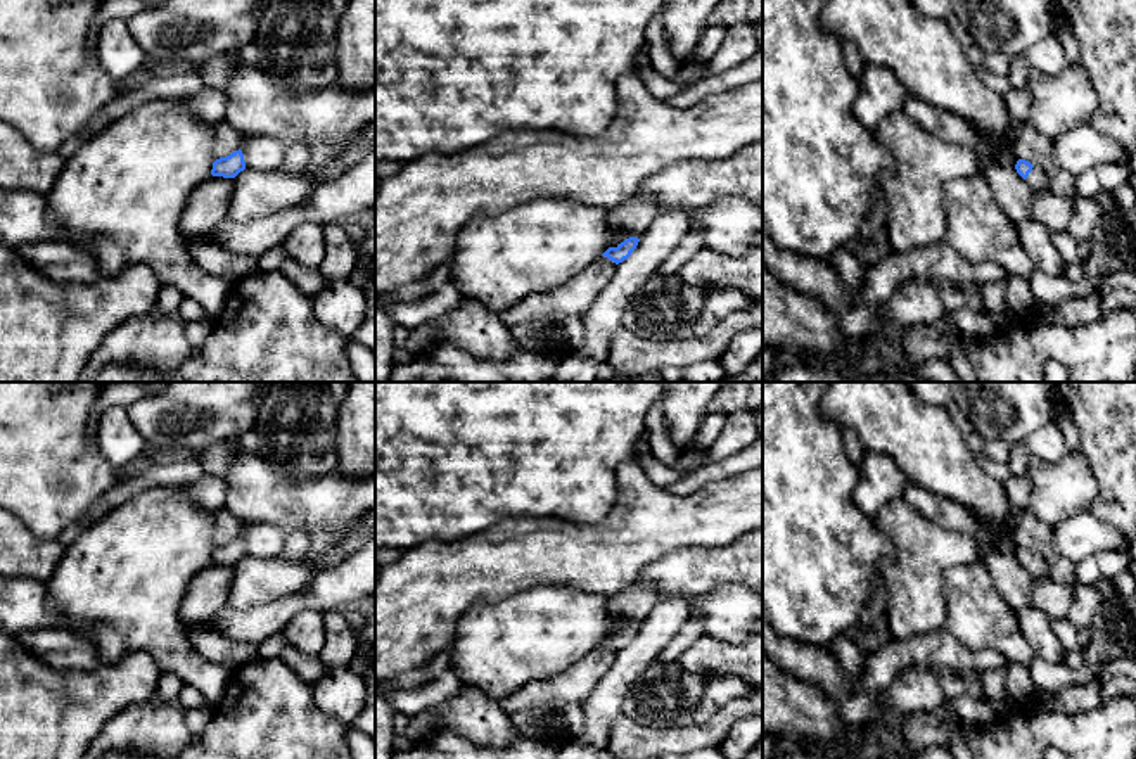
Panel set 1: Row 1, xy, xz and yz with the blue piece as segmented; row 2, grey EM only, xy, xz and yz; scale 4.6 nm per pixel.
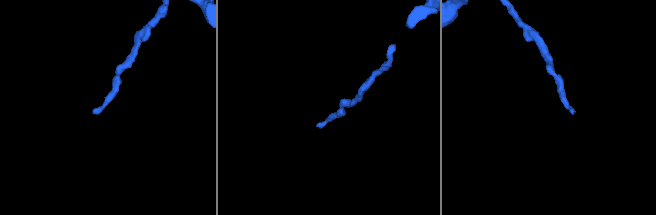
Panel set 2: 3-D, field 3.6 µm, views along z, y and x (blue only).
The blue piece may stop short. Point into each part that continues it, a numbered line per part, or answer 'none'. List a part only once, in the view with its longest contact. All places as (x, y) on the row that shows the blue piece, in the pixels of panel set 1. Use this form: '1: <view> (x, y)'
1: yz (1034, 180)

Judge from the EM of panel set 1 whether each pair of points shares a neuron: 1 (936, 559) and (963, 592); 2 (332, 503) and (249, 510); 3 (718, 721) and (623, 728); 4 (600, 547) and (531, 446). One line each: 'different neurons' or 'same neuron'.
1: different neurons
2: same neuron
3: same neuron
4: different neurons

